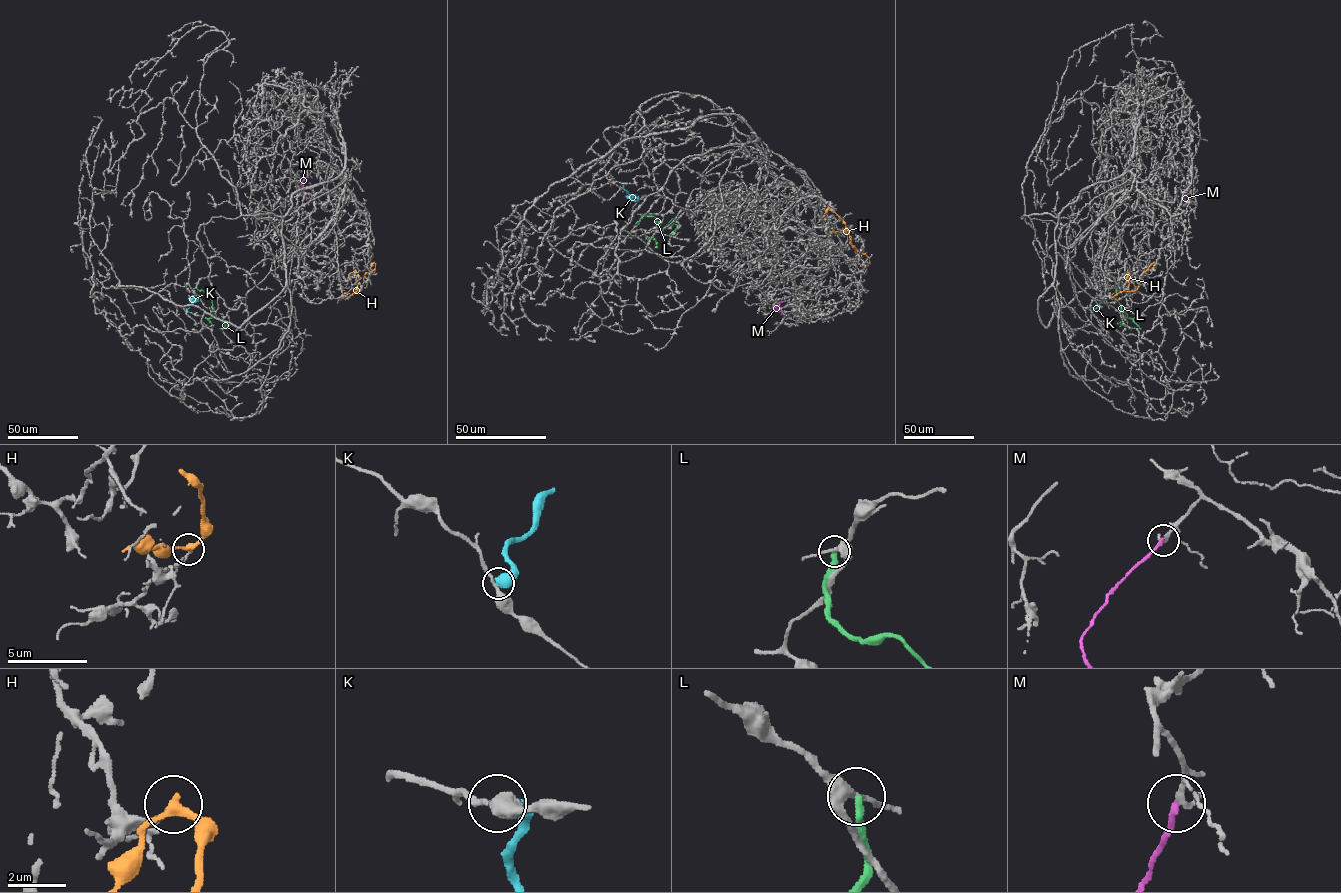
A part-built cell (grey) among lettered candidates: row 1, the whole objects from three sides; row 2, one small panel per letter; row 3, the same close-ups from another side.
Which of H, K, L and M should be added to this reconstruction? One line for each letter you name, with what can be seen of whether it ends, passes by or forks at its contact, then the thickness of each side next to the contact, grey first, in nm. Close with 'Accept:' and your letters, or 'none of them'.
M: It ends there. Thickness 140 nm (grey) against 190 nm
Accept: M

